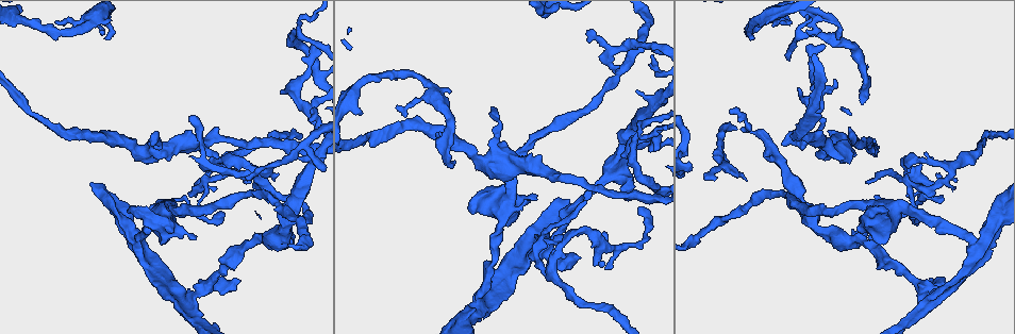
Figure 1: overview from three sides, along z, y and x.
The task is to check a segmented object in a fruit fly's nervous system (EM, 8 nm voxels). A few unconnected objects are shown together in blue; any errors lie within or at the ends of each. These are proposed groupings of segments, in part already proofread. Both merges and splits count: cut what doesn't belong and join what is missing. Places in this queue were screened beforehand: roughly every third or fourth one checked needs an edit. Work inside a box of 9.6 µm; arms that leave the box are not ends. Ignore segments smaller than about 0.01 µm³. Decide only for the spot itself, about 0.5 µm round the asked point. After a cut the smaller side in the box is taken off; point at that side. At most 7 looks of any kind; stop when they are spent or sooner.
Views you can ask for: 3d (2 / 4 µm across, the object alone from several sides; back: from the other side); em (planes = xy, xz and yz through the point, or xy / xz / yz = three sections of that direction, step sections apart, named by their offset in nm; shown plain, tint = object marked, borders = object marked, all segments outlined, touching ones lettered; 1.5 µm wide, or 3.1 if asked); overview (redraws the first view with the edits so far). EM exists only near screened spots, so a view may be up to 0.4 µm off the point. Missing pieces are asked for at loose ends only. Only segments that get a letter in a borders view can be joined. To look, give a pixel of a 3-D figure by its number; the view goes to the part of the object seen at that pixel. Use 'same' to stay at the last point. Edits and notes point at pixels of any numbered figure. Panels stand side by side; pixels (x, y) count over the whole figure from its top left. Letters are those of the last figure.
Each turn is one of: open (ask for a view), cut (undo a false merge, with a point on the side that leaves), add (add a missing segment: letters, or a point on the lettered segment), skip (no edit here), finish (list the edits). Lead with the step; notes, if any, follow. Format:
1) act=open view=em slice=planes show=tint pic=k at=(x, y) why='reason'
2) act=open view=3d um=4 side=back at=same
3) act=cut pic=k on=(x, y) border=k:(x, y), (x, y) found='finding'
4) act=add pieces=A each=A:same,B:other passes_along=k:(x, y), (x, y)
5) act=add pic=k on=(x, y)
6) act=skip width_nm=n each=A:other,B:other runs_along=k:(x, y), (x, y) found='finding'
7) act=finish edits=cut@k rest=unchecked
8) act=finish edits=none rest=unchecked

act=open view=em slice=planes show=borders pic=1 at=(248, 183)

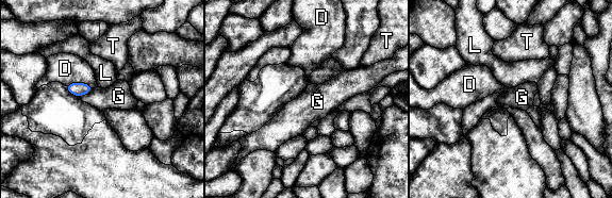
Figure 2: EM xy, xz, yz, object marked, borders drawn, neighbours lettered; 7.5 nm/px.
act=skip each=D:other,G:other,L:other,T:other found='no lettered segment goes on from it'

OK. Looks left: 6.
act=open view=em slice=planes show=plain pic=1 at=(213, 191) why='an open end'

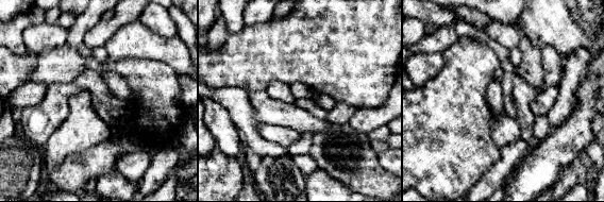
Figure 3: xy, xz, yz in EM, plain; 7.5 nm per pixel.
act=open view=em slice=planes show=tint at=same

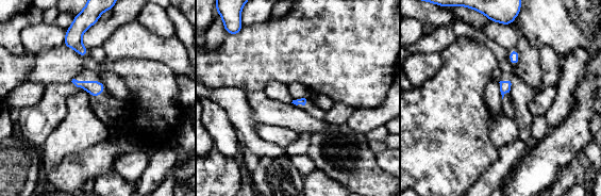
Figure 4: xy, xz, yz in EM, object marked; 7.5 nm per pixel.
act=open view=em slice=planes show=borders at=same why='see the neighbours'

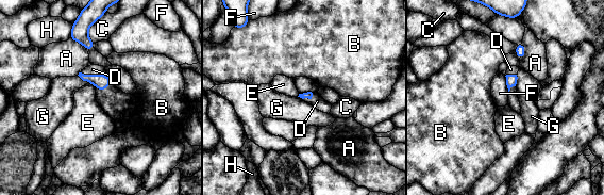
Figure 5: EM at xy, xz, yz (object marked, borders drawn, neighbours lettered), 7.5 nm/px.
act=add pieces=D each=A:other,B:other,C:other,D:same,E:other,F:other,G:other,H:other passes_along=5:(102, 82), (94, 75), (93, 69) found='it goes on there'

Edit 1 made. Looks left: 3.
act=open view=overview why='redraw'

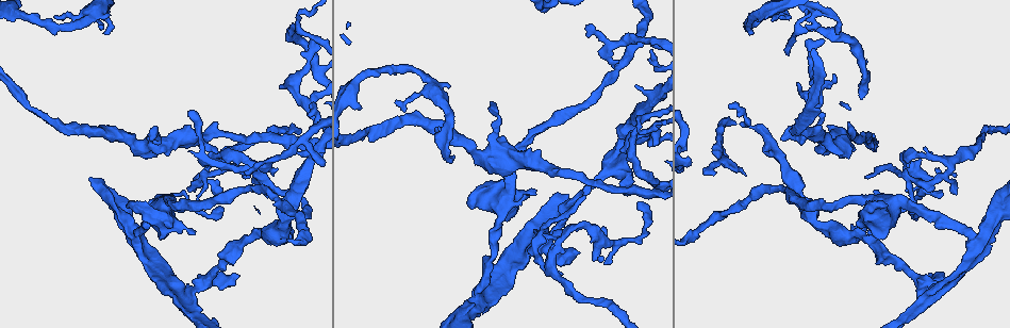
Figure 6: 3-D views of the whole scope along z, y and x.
act=open view=em slice=planes show=borders pic=6 at=(973, 237) why='abrupt turn'

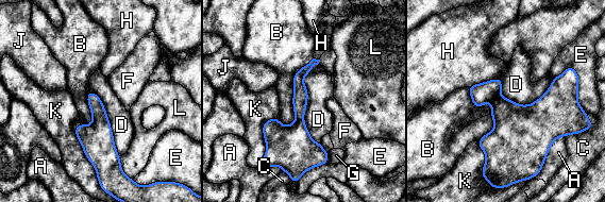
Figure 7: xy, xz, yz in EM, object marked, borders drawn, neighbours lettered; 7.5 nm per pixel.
act=skip width_nm=120 longest_contact=D:600nm each=A:other,B:other,C:other,D:other,E:other,F:other,G:other,H:other,J:other,K:other,L:other found='continuous, no second neuron'

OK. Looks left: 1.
act=finish edits=add@5 rest=unchecked

